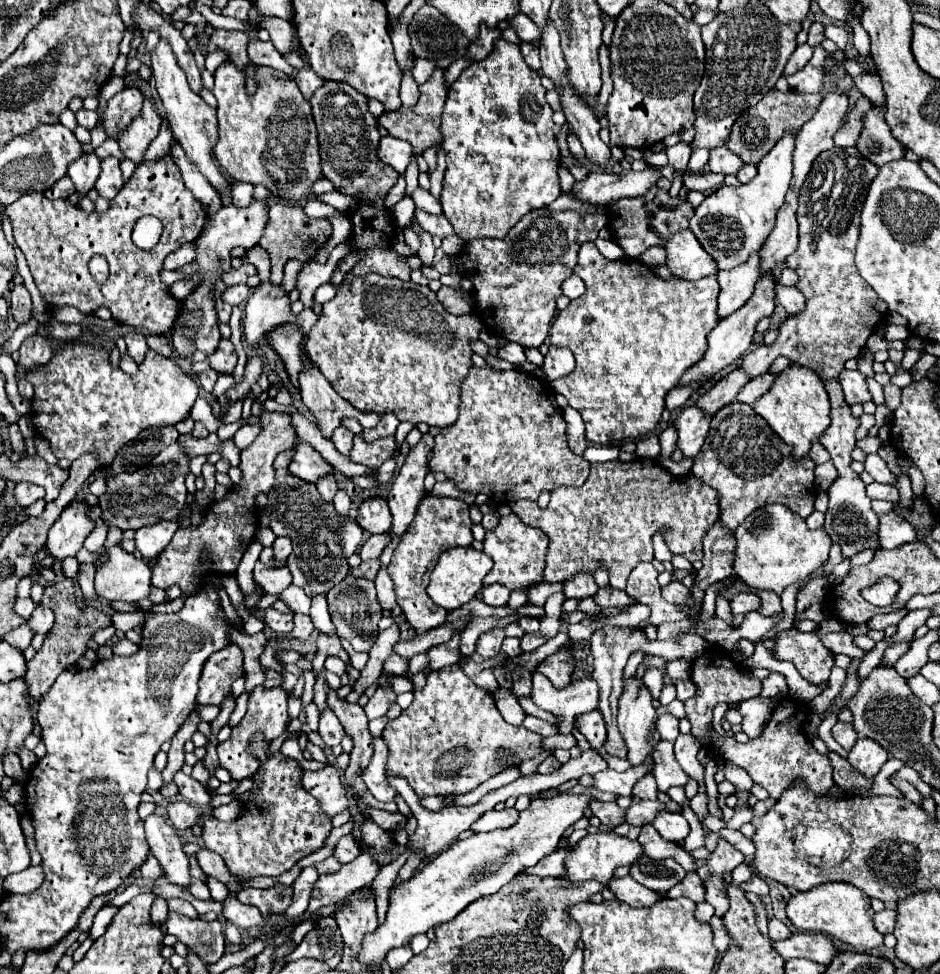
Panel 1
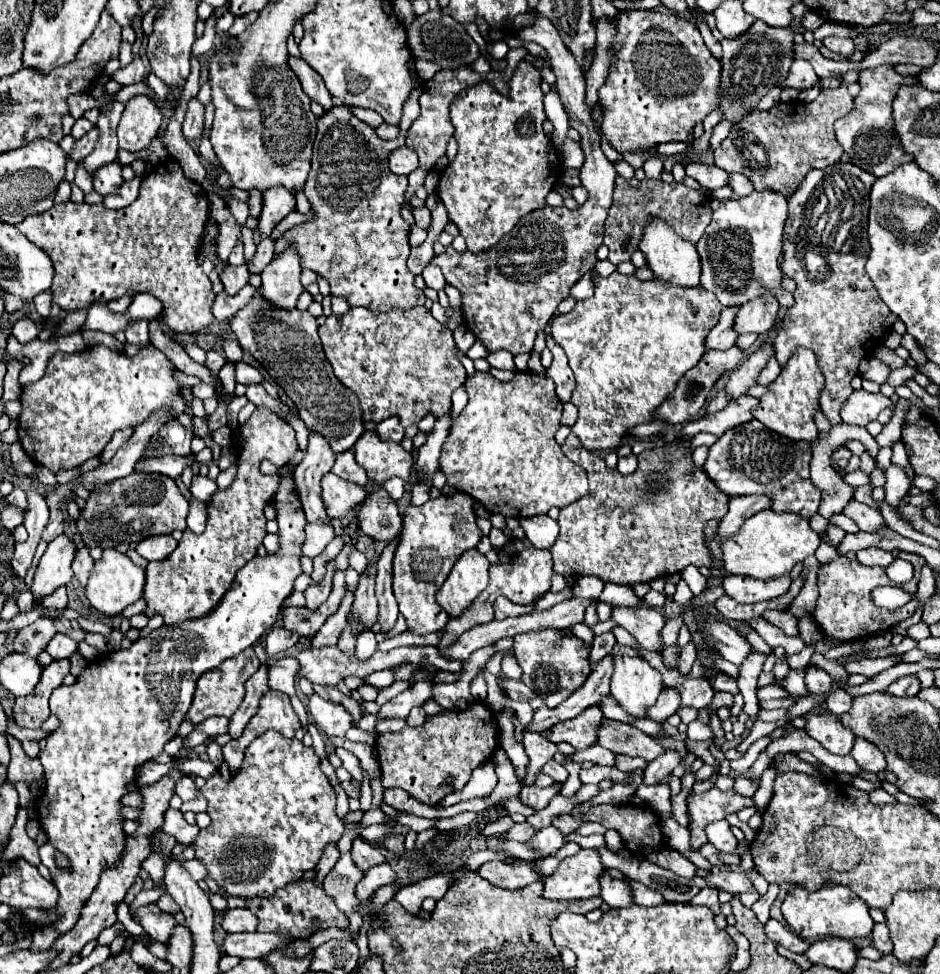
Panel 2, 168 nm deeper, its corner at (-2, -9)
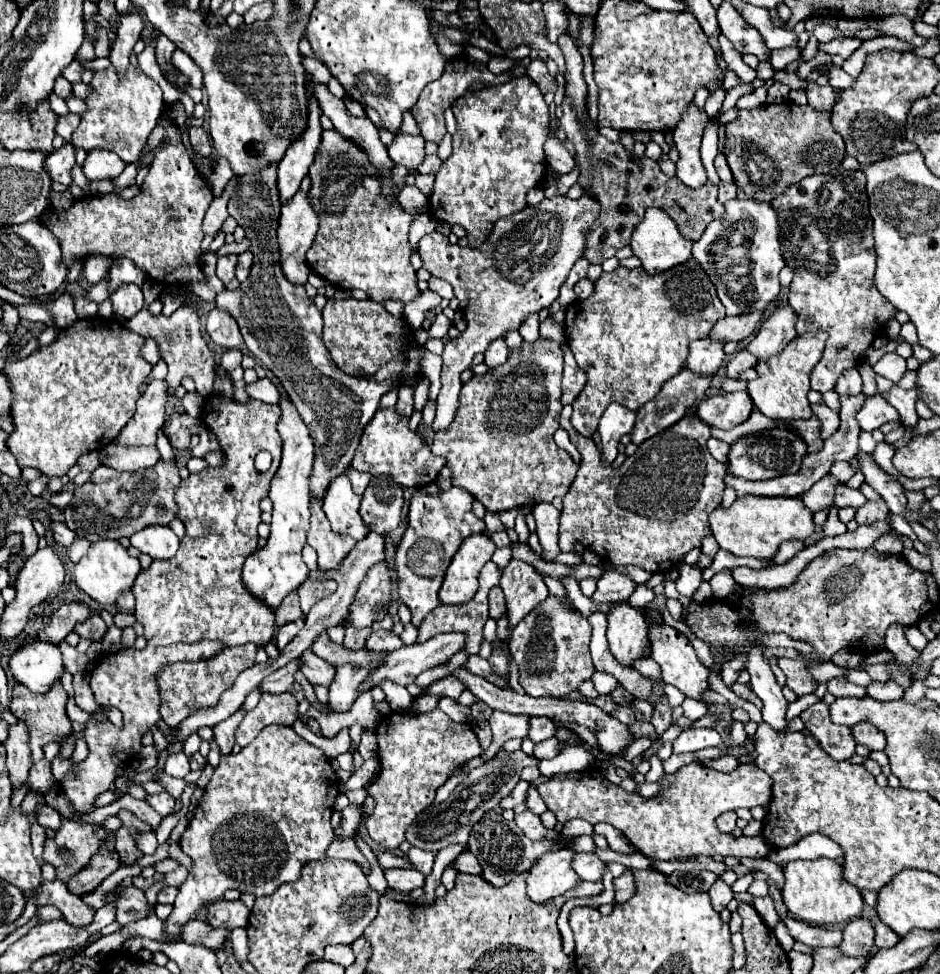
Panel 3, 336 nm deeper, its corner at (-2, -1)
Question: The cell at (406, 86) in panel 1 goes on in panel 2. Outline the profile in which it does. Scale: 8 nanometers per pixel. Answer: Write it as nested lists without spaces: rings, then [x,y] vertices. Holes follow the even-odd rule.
[[[415,92],[409,102],[404,104],[400,120],[400,134],[397,142],[383,142],[373,128],[351,116],[347,106],[335,106],[335,110],[329,110],[323,114],[323,118],[317,122],[317,138],[313,144],[313,166],[309,172],[309,178],[303,186],[303,192],[313,208],[313,218],[303,224],[291,228],[283,234],[281,240],[275,242],[275,252],[283,250],[287,242],[295,244],[301,256],[301,266],[313,270],[315,274],[323,276],[331,286],[331,296],[343,296],[349,300],[351,306],[365,306],[375,312],[389,312],[393,308],[399,310],[411,310],[415,306],[425,304],[425,294],[415,288],[413,274],[407,268],[409,258],[409,232],[411,226],[403,220],[401,208],[405,206],[405,190],[407,190],[407,178],[397,176],[389,170],[387,156],[405,144],[407,130],[419,116],[419,94]]]

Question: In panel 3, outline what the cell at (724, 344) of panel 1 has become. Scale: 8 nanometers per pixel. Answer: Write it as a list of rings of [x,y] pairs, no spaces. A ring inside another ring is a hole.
[[[683,368],[683,370],[681,370],[679,374],[675,374],[671,380],[667,380],[667,382],[663,384],[663,388],[659,390],[659,394],[657,394],[651,402],[647,402],[647,404],[637,412],[635,430],[633,430],[633,434],[631,434],[633,444],[641,444],[641,442],[645,442],[647,438],[659,434],[661,430],[673,426],[675,422],[679,422],[679,420],[691,410],[693,402],[699,402],[699,400],[705,396],[705,390],[709,388],[709,384],[711,384],[711,376],[707,376],[707,374],[695,374],[695,372],[687,370],[687,368]]]

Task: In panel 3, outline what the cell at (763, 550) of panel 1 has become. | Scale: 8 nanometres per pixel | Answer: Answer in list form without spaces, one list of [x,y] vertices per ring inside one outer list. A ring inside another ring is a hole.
[[[783,496],[737,498],[727,512],[719,508],[713,510],[709,516],[709,526],[723,550],[735,556],[751,556],[759,560],[773,558],[779,544],[787,540],[807,540],[815,532],[813,514],[809,508],[805,508],[801,498],[783,498]]]

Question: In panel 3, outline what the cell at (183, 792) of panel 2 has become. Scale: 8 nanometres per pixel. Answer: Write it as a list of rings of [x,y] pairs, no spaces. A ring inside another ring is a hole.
[[[179,752],[179,754],[169,754],[169,758],[167,758],[167,762],[165,762],[165,772],[169,774],[169,776],[173,776],[173,778],[185,778],[187,774],[189,774],[189,760],[187,760],[187,756],[183,754],[183,752]]]

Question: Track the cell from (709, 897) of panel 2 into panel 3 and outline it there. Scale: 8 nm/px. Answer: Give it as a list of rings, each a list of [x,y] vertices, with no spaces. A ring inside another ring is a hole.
[[[717,878],[715,884],[713,884],[711,890],[709,890],[709,896],[711,896],[713,908],[715,908],[717,912],[721,912],[721,910],[729,904],[729,900],[733,898],[733,890],[731,890],[721,878]]]

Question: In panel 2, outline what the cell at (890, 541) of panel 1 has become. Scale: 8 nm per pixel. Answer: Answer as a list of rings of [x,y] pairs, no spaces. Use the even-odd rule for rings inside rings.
[[[849,500],[845,510],[843,510],[843,514],[849,516],[865,532],[875,532],[879,526],[885,524],[885,520],[879,514],[879,510],[867,506],[867,504],[861,504],[857,500]]]

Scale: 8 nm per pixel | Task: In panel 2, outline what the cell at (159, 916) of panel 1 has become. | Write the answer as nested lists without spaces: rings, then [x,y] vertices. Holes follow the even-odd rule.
[[[153,852],[145,862],[143,862],[143,868],[149,872],[149,876],[153,878],[153,882],[161,882],[163,880],[163,868],[165,868],[165,860],[159,852]]]

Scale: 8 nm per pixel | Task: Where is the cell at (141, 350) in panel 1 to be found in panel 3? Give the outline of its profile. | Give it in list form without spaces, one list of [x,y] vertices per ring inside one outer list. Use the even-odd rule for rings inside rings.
[[[123,284],[119,290],[115,290],[110,295],[111,304],[113,304],[113,312],[117,316],[123,316],[123,318],[133,318],[143,306],[145,306],[145,300],[143,300],[143,292],[139,286],[135,284]]]

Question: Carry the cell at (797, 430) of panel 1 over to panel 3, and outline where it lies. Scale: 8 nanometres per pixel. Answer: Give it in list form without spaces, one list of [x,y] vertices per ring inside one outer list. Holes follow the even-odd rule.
[[[805,334],[795,340],[791,340],[783,352],[777,356],[759,362],[755,368],[759,372],[757,380],[751,380],[747,386],[747,392],[753,400],[753,404],[761,410],[771,420],[797,420],[797,418],[811,418],[811,404],[807,400],[807,392],[811,390],[809,386],[809,376],[813,366],[823,358],[825,350],[825,340],[827,334]]]

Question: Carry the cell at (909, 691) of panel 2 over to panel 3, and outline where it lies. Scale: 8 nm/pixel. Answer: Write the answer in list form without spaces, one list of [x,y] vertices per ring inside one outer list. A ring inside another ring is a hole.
[[[887,680],[887,682],[871,682],[867,686],[867,694],[871,698],[881,700],[881,702],[899,700],[899,698],[903,698],[903,688],[901,686],[895,686],[891,680]]]

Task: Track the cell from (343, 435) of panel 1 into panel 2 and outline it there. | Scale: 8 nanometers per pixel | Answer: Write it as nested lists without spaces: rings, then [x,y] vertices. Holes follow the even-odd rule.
[[[339,454],[333,466],[333,474],[337,474],[343,480],[349,480],[361,488],[365,488],[365,484],[369,482],[365,470],[361,466],[357,466],[353,454]]]

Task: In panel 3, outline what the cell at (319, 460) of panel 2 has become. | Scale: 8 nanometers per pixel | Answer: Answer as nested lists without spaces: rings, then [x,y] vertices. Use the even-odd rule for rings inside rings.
[[[311,498],[311,528],[307,532],[307,544],[317,552],[317,564],[325,570],[335,570],[339,562],[345,558],[345,554],[357,544],[355,540],[335,534],[331,530],[331,524],[327,522],[327,516],[323,514],[323,500],[315,502]]]

